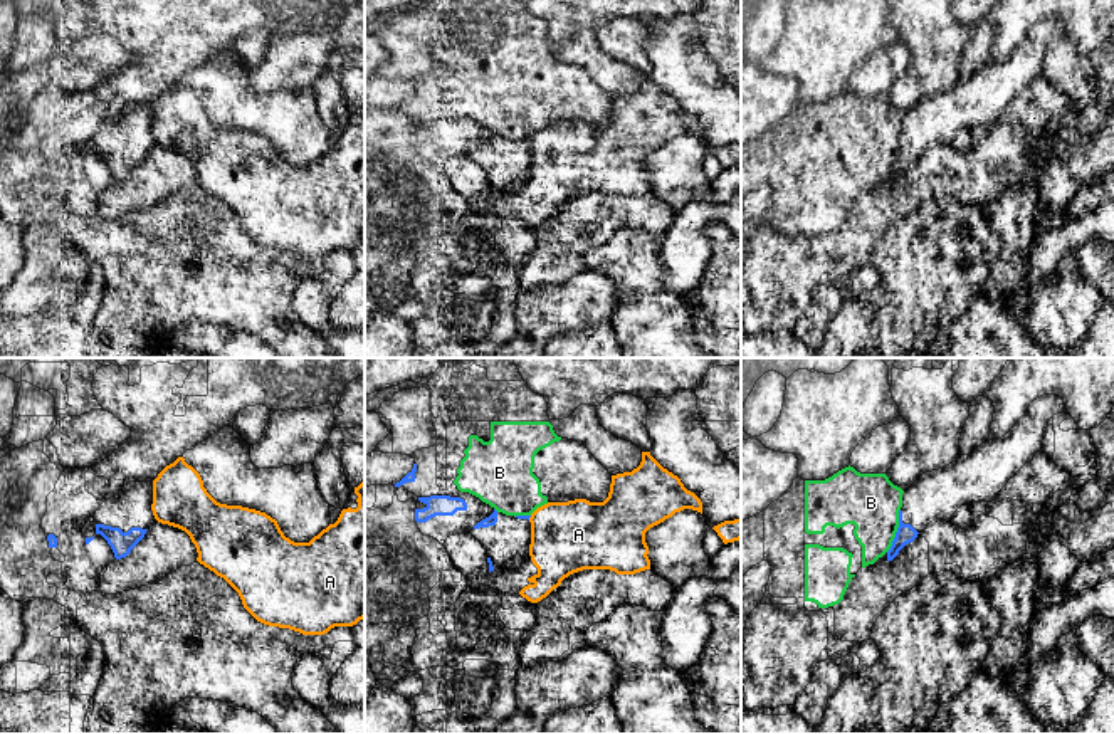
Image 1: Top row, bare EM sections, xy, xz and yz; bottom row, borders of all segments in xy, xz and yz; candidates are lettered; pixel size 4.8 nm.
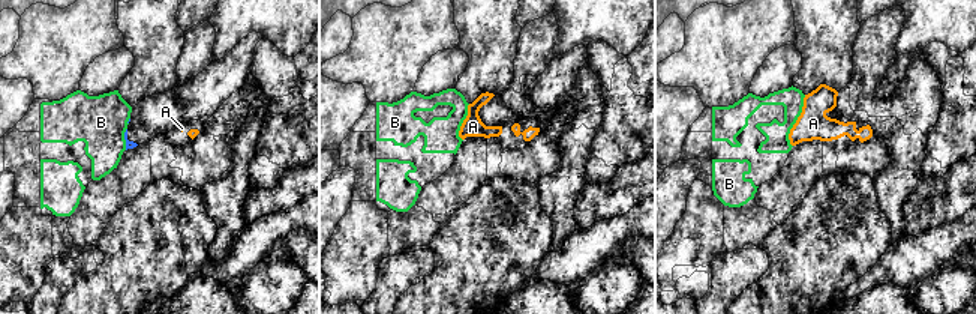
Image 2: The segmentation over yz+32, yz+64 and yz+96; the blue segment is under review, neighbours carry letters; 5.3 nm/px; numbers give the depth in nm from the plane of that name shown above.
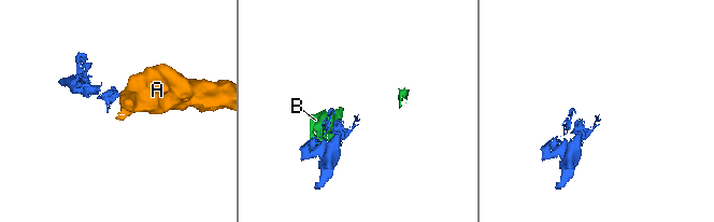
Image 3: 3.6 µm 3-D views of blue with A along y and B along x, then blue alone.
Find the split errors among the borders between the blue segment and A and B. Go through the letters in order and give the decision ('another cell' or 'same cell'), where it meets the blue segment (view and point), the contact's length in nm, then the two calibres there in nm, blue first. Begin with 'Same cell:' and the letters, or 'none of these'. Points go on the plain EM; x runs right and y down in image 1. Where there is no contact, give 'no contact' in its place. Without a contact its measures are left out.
Same cell: B
A: another cell; contact xz (530, 140); length 30 nm; calibres 20 and 340 nm
B: same cell; contact yz (898, 155); length 220 nm; calibres 90 and 280 nm

